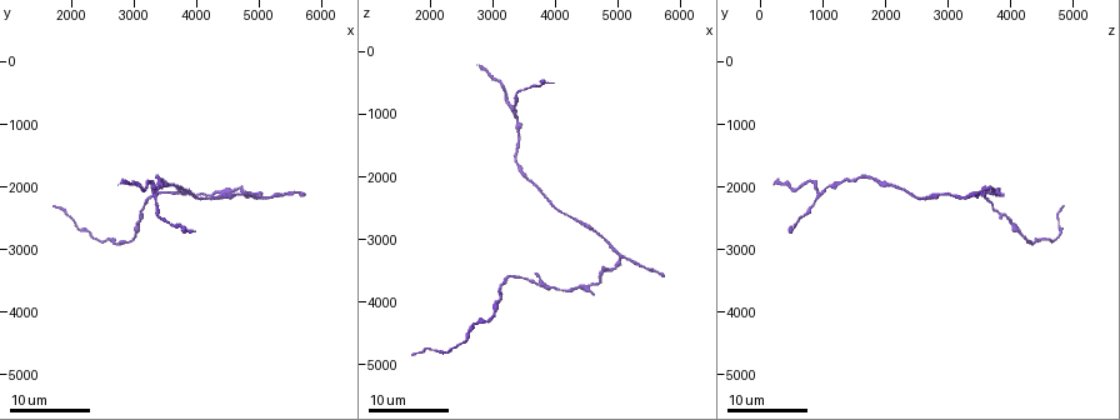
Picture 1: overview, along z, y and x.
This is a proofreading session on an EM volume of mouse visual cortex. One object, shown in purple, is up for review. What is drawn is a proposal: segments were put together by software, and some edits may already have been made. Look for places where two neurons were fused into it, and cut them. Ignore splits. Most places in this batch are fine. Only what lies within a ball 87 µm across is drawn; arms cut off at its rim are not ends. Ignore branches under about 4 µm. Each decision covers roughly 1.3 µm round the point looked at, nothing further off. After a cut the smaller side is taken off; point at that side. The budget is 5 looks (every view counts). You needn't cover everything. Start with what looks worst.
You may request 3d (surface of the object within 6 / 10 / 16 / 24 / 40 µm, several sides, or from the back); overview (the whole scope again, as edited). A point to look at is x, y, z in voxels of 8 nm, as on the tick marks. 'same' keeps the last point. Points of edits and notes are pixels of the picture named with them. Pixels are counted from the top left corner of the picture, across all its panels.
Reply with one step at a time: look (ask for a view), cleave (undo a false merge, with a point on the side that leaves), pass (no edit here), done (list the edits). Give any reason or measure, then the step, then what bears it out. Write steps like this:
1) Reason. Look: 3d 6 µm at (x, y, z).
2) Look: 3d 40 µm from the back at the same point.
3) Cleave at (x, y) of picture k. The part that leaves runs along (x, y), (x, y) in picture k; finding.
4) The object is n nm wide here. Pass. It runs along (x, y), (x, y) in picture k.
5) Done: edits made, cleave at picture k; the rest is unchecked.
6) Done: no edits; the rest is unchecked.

Three-way junction. Look: 3d 24 µm at (3300, 2100, 900).

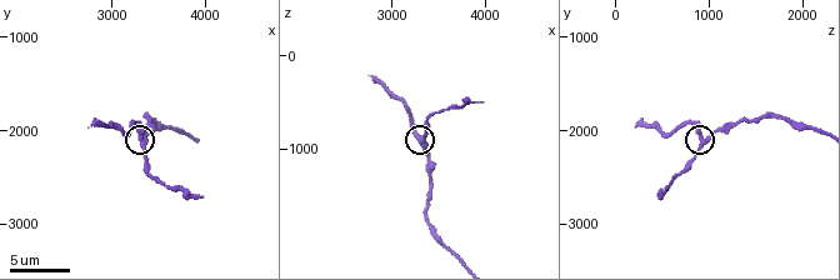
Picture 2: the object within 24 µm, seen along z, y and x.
Look: 3d 6 µm at (3350, 2100, 900).

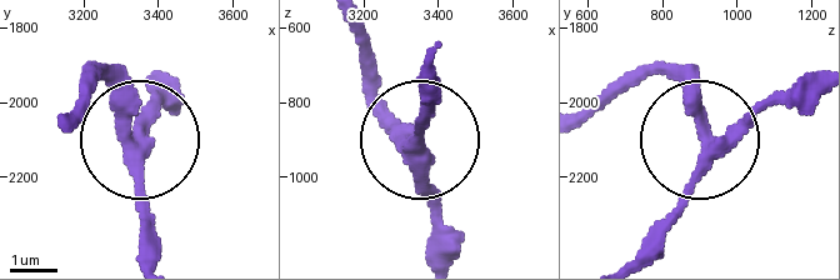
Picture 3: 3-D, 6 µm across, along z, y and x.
The side arm is 9 µm long; 3 arms meet here. Pass. One neuron here.

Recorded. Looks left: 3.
Look: 3d 16 µm at (5100, 2150, 3250).

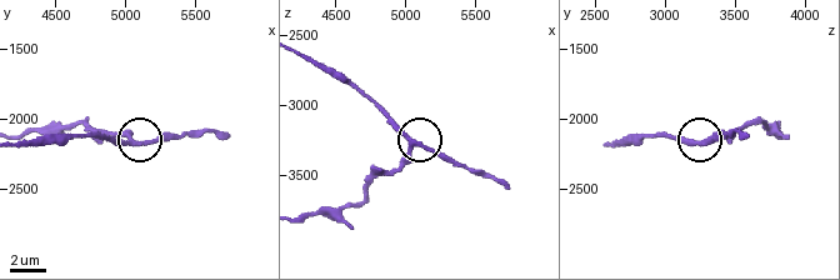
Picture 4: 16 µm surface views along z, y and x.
Look: 3d 10 µm at (5060, 2180, 3280).

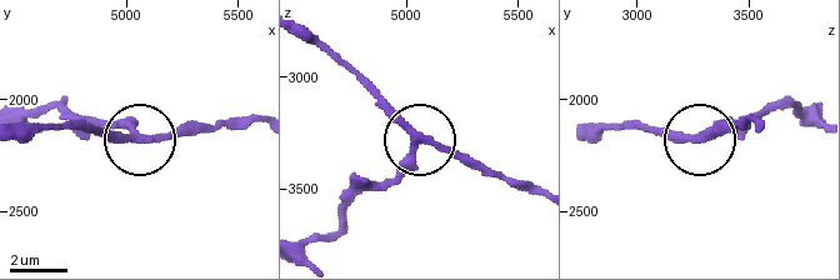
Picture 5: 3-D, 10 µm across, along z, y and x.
Pass. It runs along (110, 119), (143, 140), (213, 133) in picture 5; continuous, no second neuron.

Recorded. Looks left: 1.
Done: no edits; the rest is unchecked.

